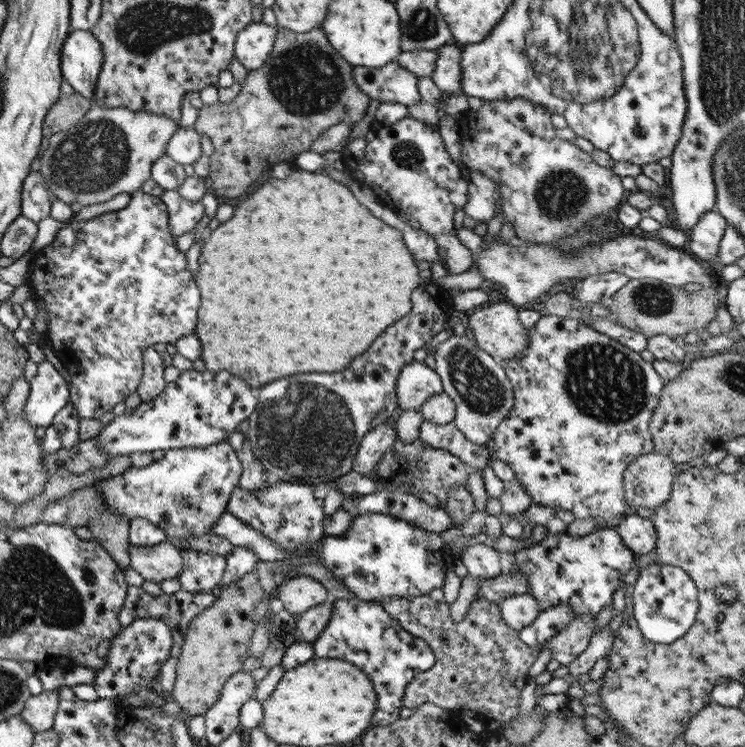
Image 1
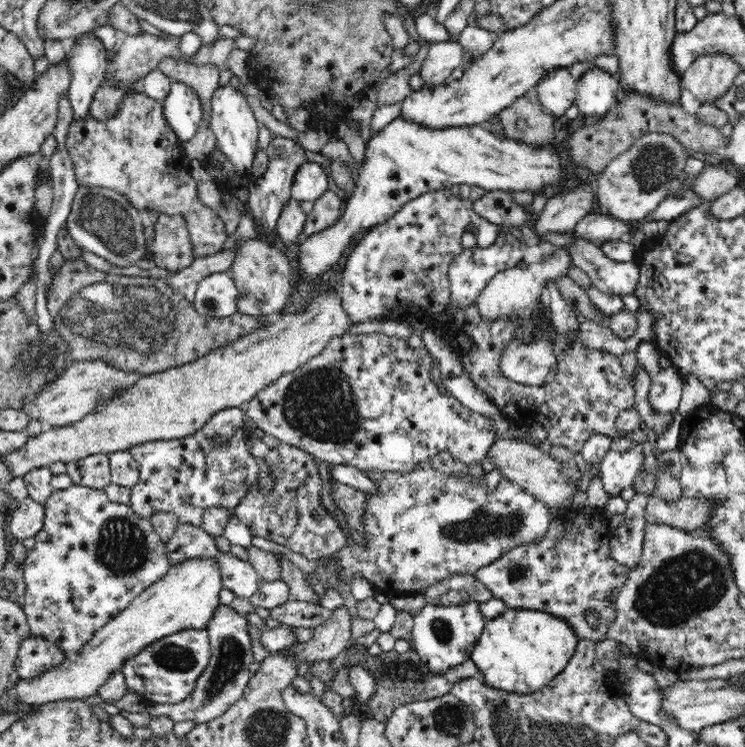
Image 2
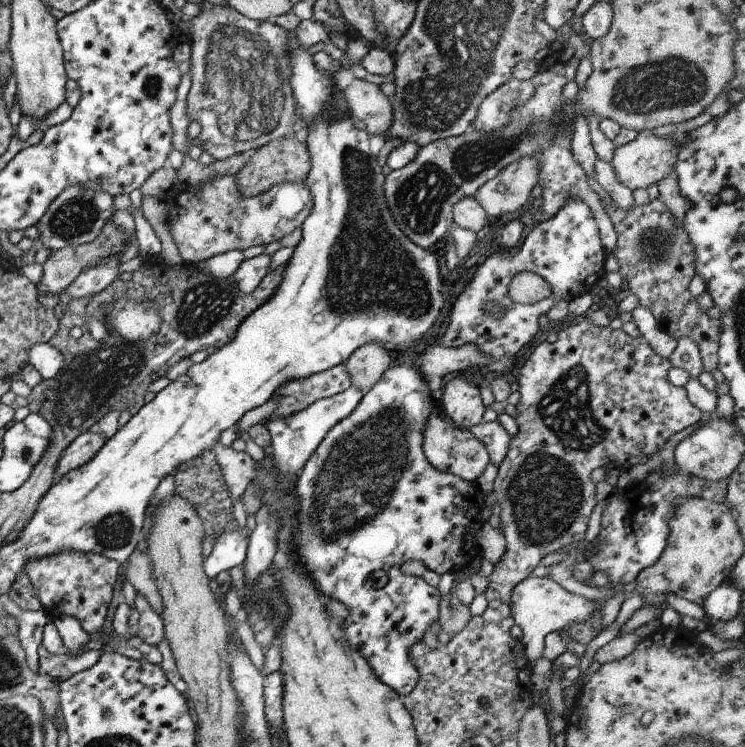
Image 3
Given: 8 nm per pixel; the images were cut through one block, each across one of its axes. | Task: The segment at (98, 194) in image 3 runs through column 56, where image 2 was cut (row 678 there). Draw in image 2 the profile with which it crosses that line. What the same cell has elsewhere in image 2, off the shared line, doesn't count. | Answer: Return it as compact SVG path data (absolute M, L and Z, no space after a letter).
M220 605L207 624L211 657L202 674L195 680L194 690L186 700L178 704L150 704L147 708L148 716L166 716L173 723L191 720L196 725L210 723L210 720L223 716L224 712L240 699L252 676L250 664L255 660L252 657L252 644L247 625L244 616L231 605Z

